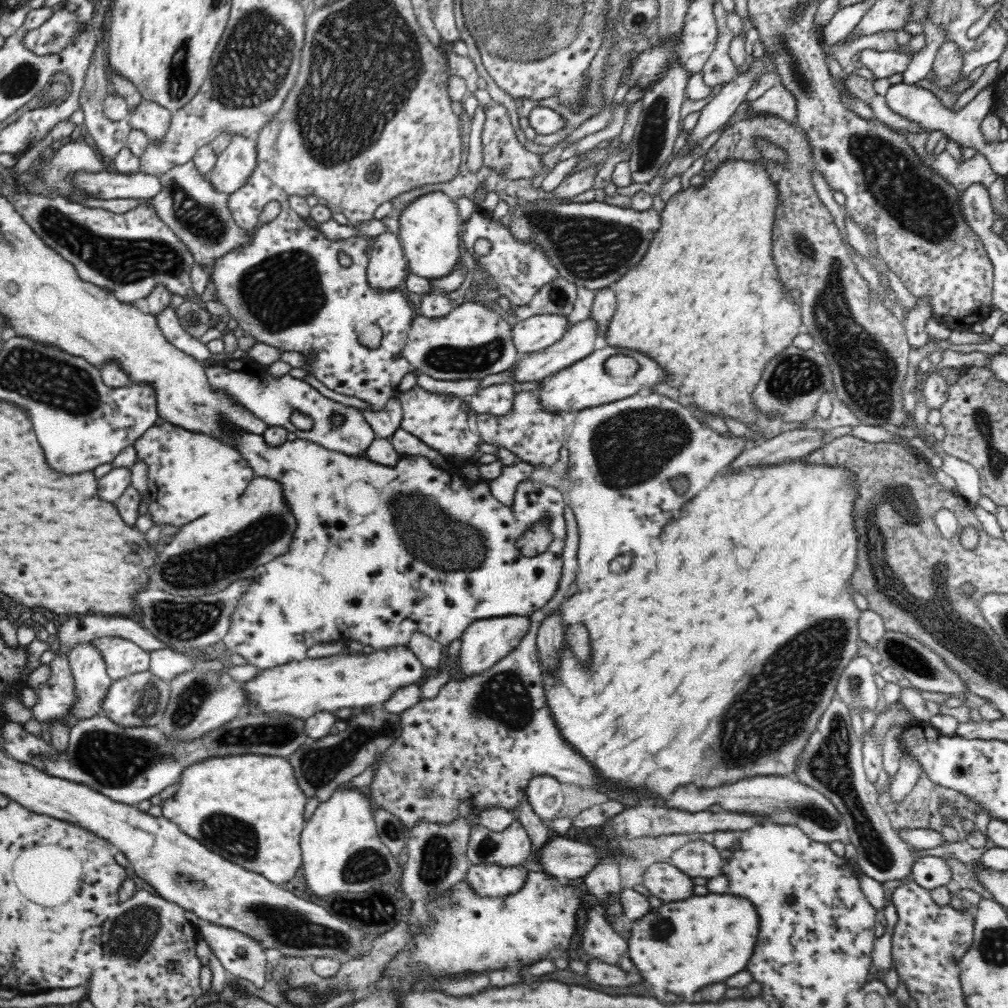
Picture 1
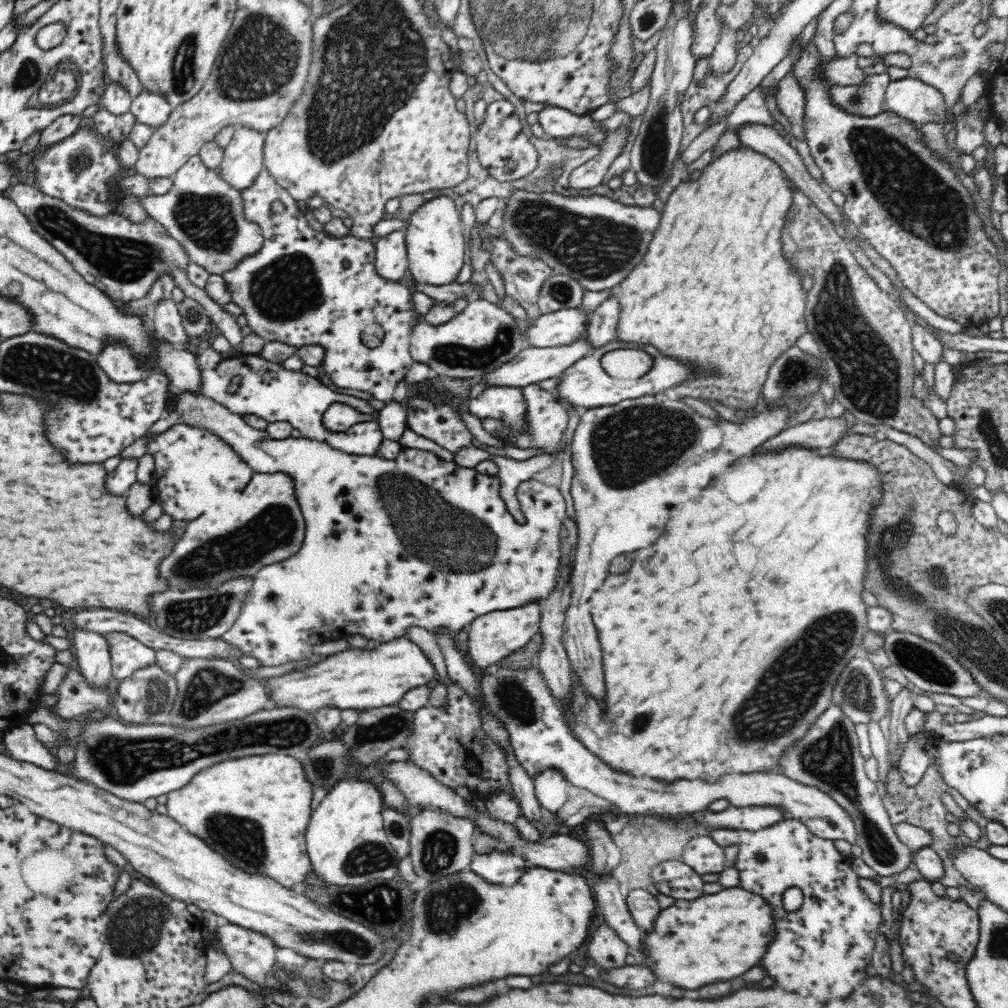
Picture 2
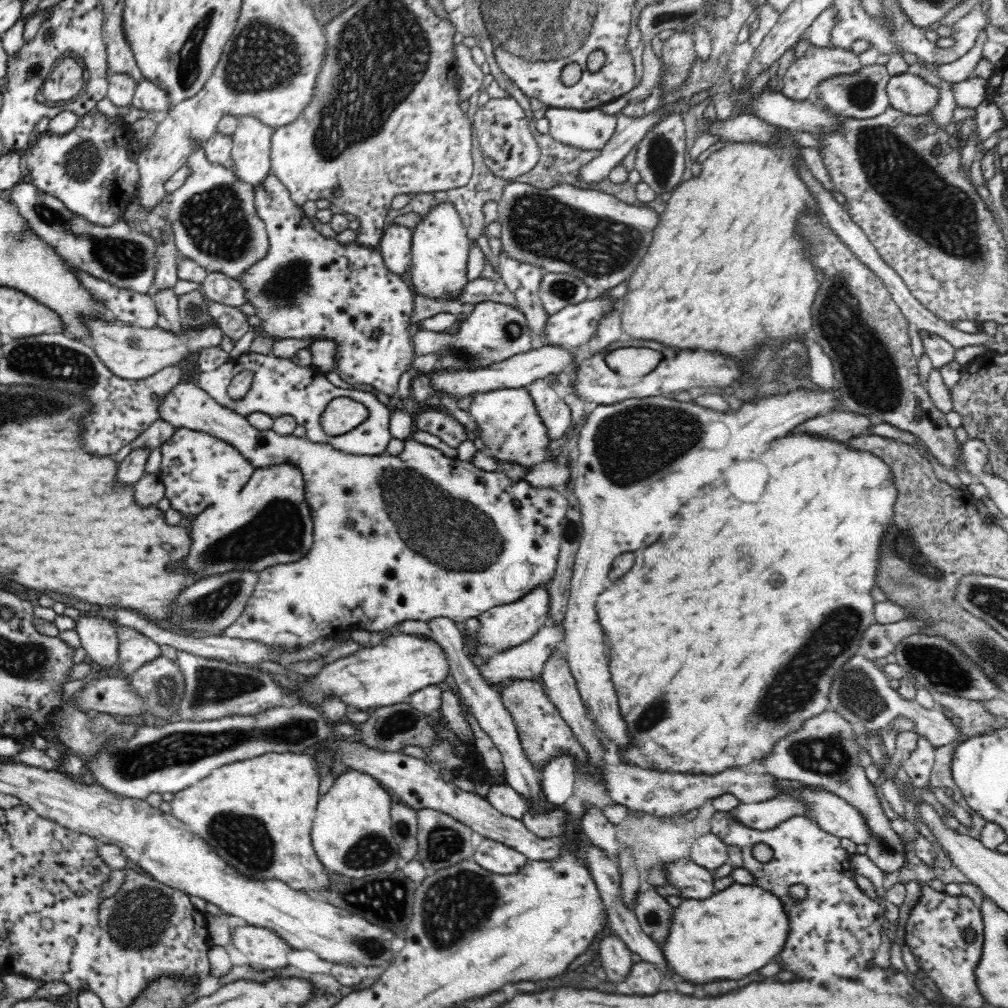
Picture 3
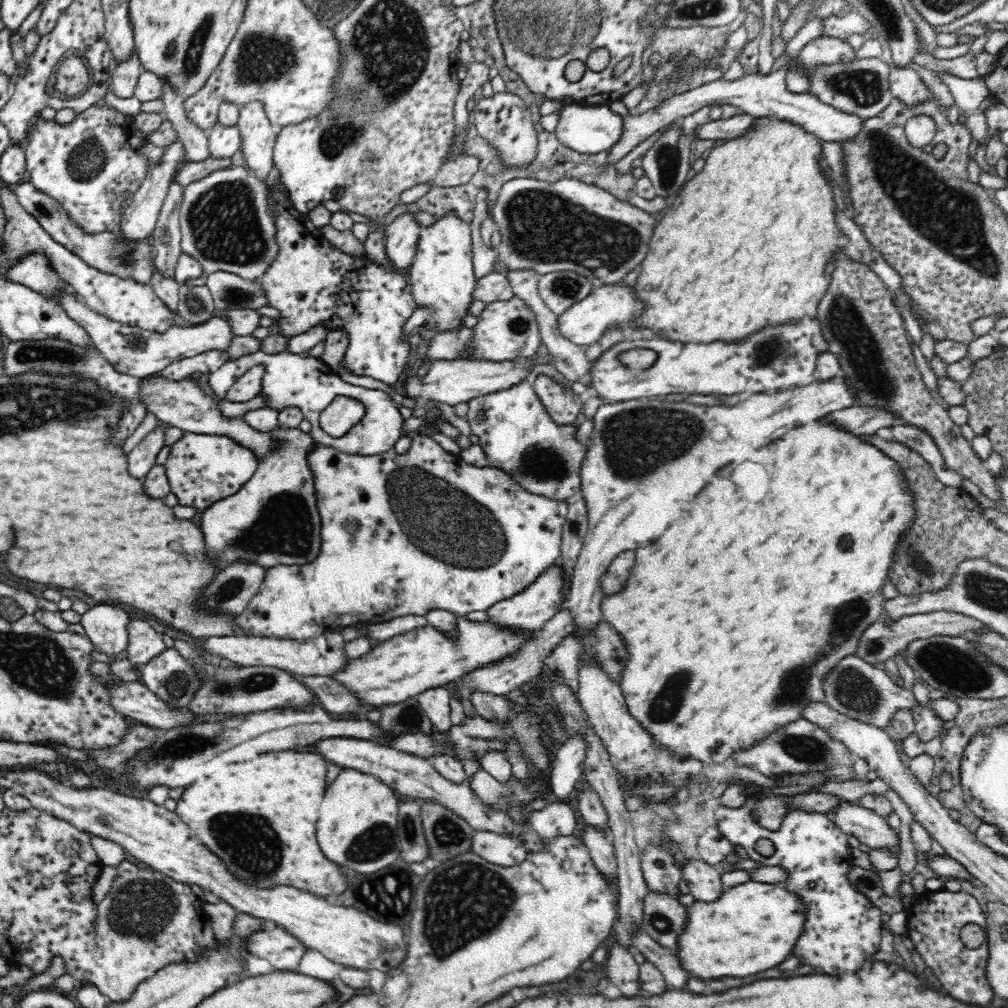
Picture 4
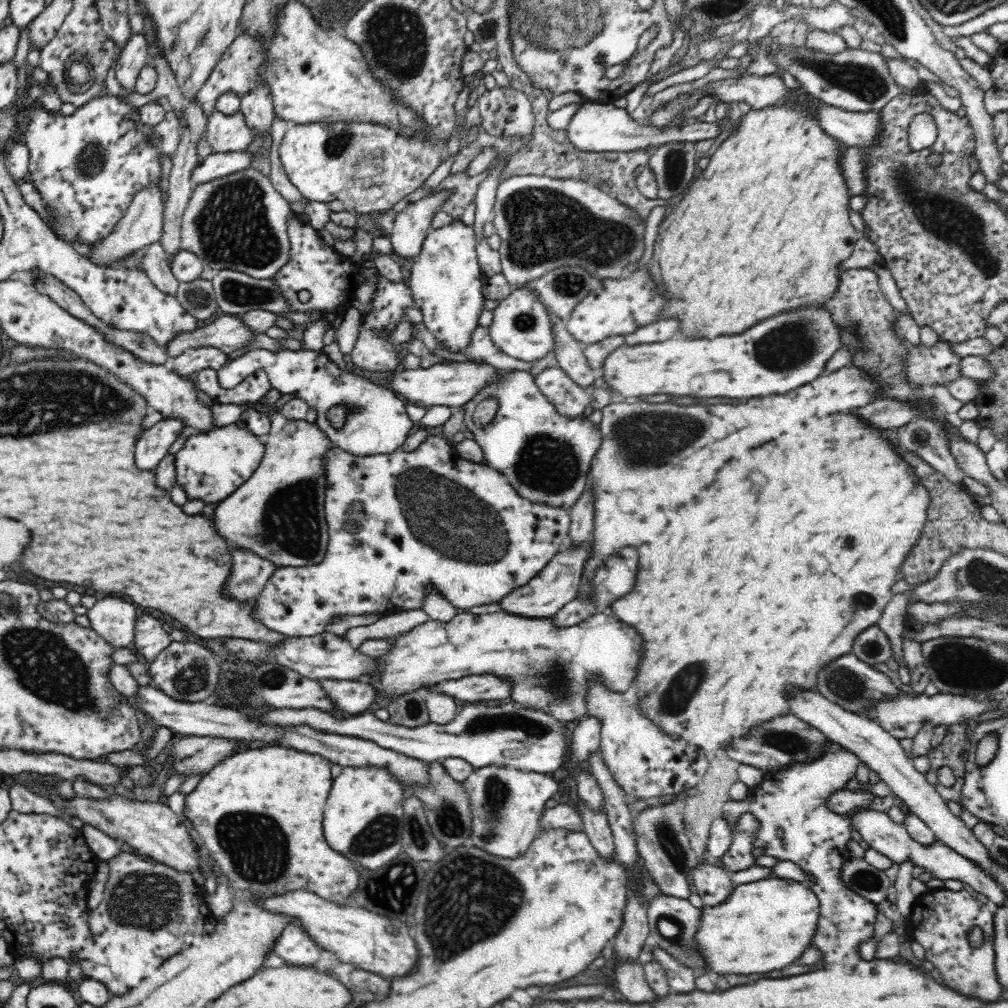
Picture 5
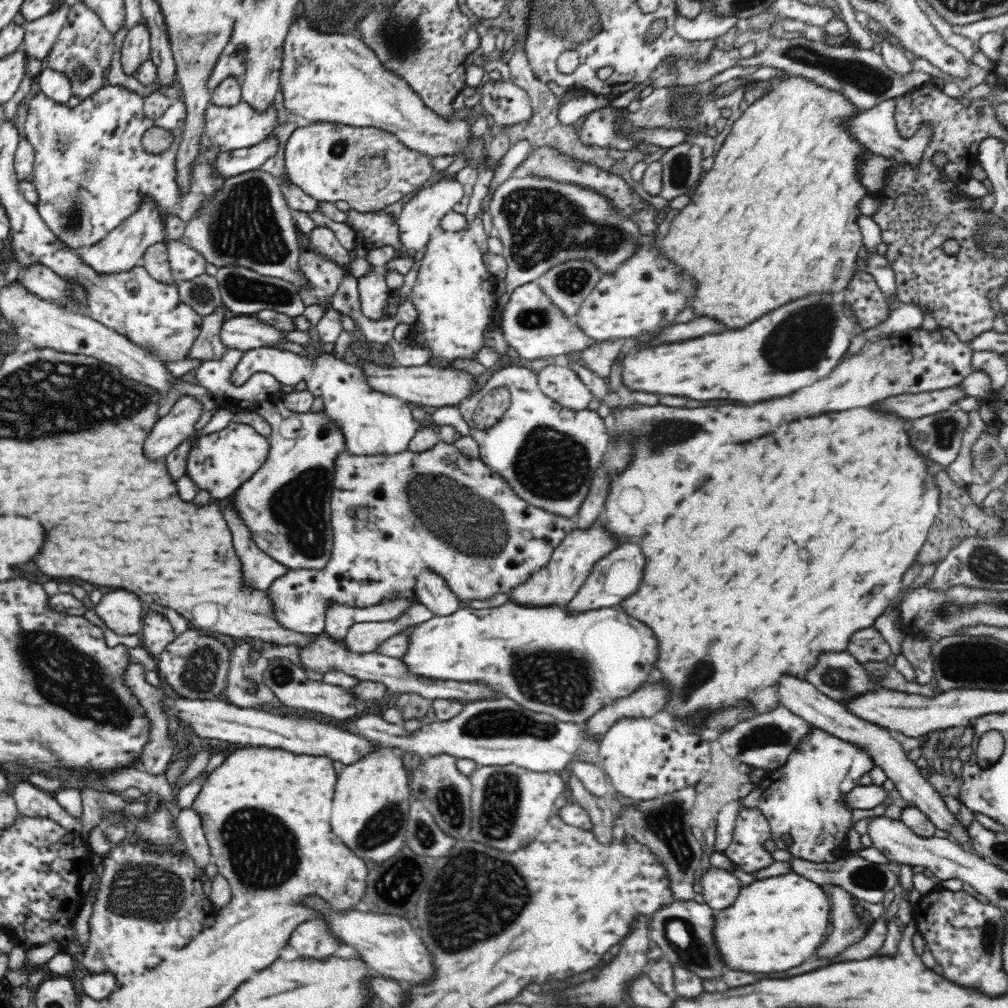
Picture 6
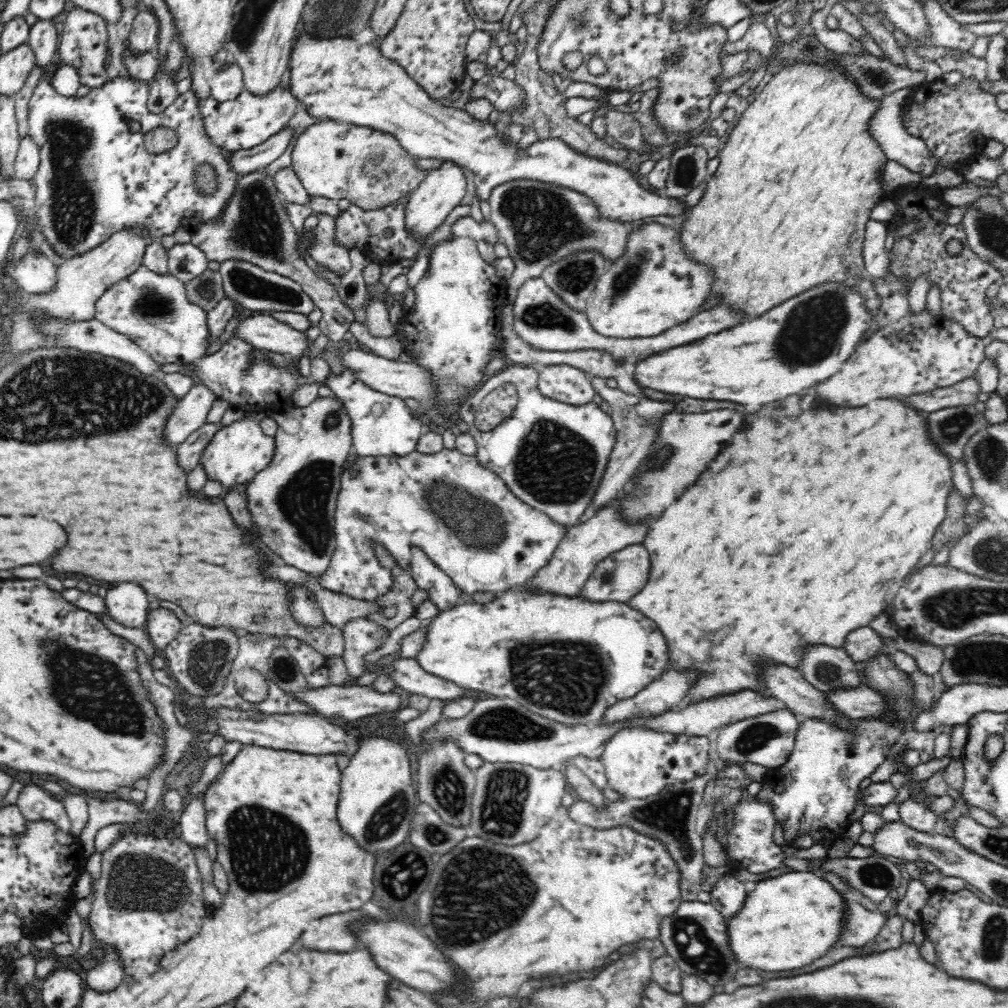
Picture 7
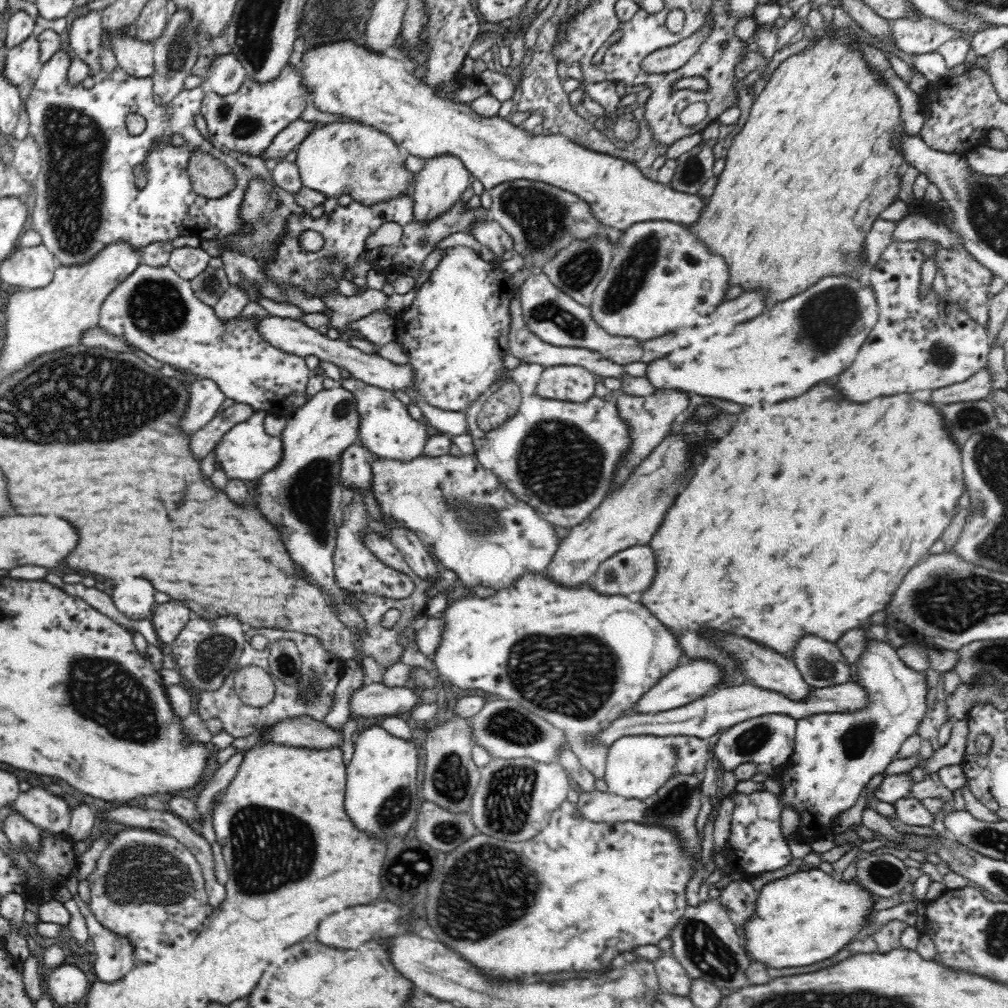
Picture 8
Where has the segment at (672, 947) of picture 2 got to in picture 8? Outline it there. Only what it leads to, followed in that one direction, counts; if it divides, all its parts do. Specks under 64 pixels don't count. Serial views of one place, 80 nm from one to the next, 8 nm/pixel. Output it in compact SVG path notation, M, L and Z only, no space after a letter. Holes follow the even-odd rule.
M806 869L782 876L758 890L750 918L742 922L742 944L748 956L770 966L790 968L808 966L834 956L854 940L872 912L872 894L853 883L836 881L820 869Z

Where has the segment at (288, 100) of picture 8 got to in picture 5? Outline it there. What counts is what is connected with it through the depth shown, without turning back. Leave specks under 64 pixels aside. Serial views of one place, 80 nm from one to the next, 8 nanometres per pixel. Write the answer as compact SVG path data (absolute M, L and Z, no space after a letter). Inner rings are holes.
M214 111L207 120L205 137L209 142L211 152L240 152L252 142L252 129L244 125L240 111L233 115L224 115L220 111Z

